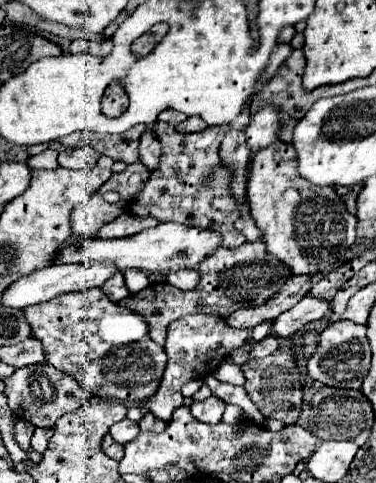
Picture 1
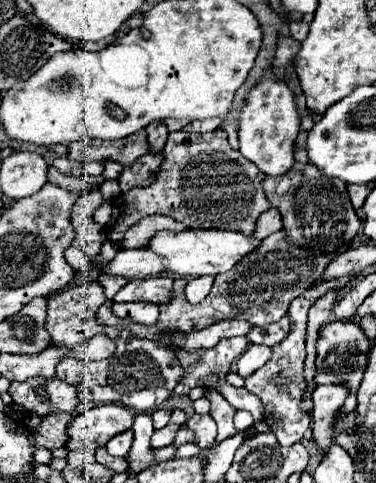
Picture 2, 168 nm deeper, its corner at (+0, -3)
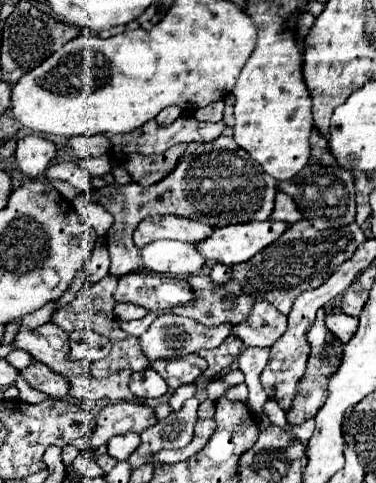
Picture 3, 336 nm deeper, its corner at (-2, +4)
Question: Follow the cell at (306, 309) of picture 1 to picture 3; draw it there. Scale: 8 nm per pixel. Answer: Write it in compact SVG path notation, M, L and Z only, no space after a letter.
M258 301L246 321L232 327L232 335L240 337L244 345L272 347L286 331L286 315L276 311L270 303Z

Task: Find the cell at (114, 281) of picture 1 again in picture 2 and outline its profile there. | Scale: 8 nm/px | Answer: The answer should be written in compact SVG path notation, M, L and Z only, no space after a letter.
M154 276L154 278L136 278L130 280L114 298L114 302L152 302L166 304L172 298L172 278Z

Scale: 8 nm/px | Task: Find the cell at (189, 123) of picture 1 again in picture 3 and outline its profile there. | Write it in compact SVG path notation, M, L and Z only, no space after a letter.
M216 101L212 105L206 105L202 109L196 109L194 111L194 117L198 121L210 121L210 123L218 123L222 119L222 113L224 113L224 101Z

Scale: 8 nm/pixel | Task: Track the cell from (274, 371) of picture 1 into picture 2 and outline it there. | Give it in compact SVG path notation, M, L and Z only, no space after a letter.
M352 272L352 274L342 276L342 278L324 280L324 282L316 284L314 288L310 288L310 292L304 292L302 296L298 296L298 300L292 300L290 308L288 308L288 316L290 316L290 332L288 332L288 336L278 346L272 348L272 358L268 362L254 376L246 378L246 388L262 400L262 404L264 404L264 420L268 422L270 430L278 436L278 442L282 446L292 446L292 444L300 442L304 438L304 432L310 426L310 416L300 410L302 388L306 388L306 384L302 380L302 370L304 370L304 358L306 358L304 336L306 336L308 310L326 292L342 290L358 274L360 272Z

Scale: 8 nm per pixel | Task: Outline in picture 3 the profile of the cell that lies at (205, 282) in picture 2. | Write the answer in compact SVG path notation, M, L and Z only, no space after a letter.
M216 263L216 265L210 269L210 279L212 279L214 285L222 285L224 281L228 281L228 275L230 275L230 267L226 267L226 265Z

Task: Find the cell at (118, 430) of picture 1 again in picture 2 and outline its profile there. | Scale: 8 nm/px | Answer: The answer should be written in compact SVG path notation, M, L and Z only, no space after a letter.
M124 432L122 436L114 436L114 440L110 440L106 444L106 450L110 456L126 456L130 446L132 446L132 440L134 440L134 434L132 432Z

